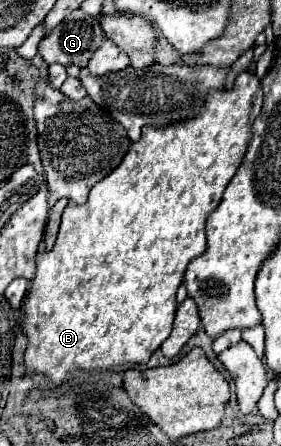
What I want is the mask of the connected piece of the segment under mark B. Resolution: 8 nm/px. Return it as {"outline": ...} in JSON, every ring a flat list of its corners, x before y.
{"outline":[[248,72,238,74,232,90,212,90,206,96,206,106,204,106,202,114,196,116,196,120,190,120,184,126,180,124,180,126,170,126,170,128,150,128,150,126,146,126,142,130,142,138,130,146,130,150,124,156,124,160,120,162,120,166,114,172,110,172,106,178,102,178,90,190,88,200,80,206,66,206,54,248,48,250,48,252,36,254,36,276,32,280,32,288,26,294,24,306,22,306,20,328,28,338,28,346,26,346,26,352,24,352,24,366,32,374,42,374,54,386,60,386,70,374,74,374,78,370,116,372,122,366,146,364,150,360,152,352,158,350,162,346,162,342,170,336,172,320,174,320,174,314,176,314,176,290,182,284,182,276,184,276,188,262,192,258,198,258,206,250,206,232,204,232,206,218,220,204,226,184,230,182,236,168,240,166,240,160,244,156,246,144,248,144,250,134,252,134,252,124,254,124,256,116,260,114,260,108,262,108,260,80,254,74,248,74]]}

